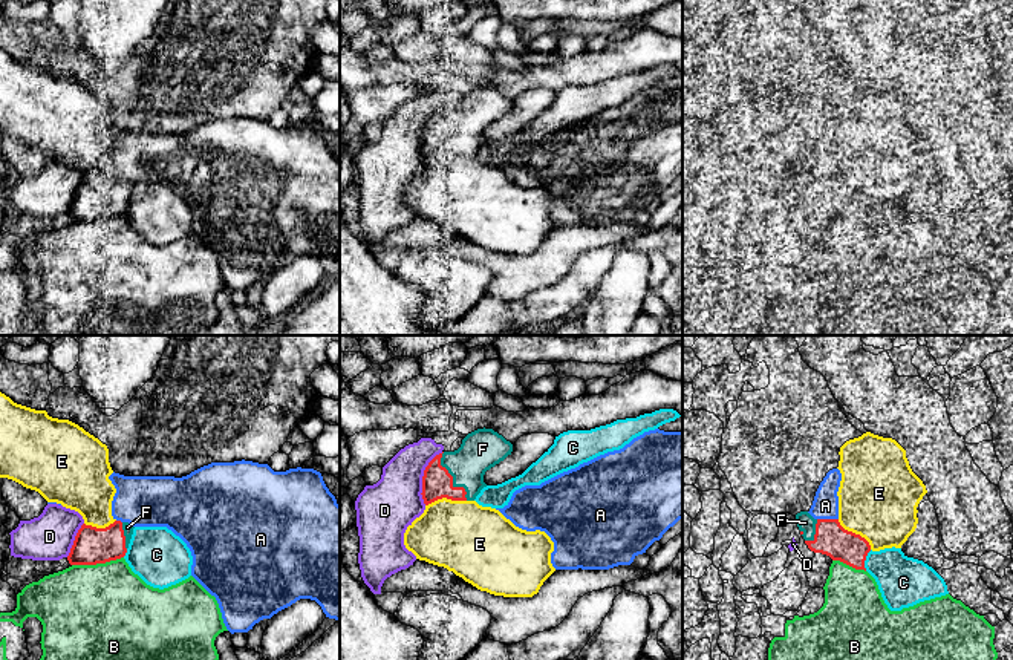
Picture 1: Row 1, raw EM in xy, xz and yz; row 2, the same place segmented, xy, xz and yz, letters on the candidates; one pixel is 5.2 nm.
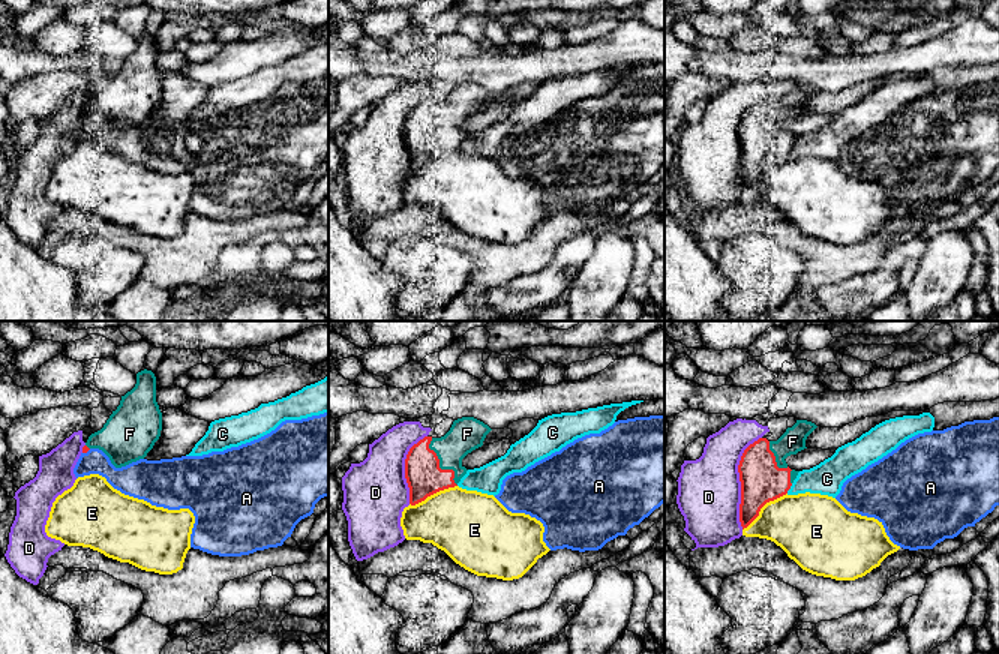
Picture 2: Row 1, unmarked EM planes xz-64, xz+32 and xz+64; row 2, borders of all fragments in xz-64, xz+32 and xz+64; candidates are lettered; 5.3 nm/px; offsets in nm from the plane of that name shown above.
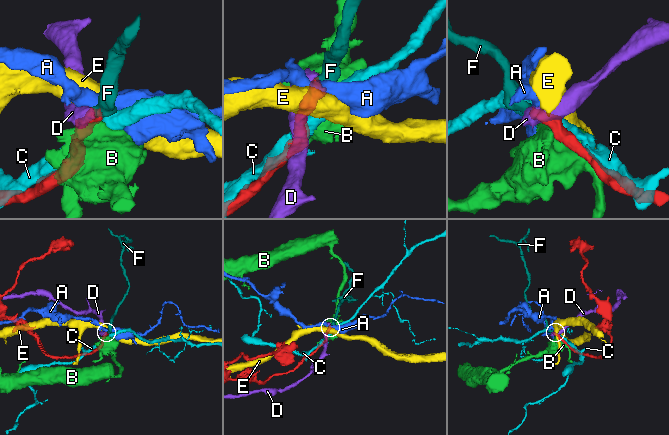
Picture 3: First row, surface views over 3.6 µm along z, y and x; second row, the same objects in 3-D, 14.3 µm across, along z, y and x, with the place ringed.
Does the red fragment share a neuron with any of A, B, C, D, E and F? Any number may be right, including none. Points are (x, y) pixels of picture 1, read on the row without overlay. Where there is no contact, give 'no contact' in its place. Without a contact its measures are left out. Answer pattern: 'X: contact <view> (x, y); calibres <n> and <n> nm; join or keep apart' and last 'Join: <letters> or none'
A: contact yz (828, 176); calibres 170 and 140 nm; keep apart
B: contact xy (97, 219); calibres 200 and 480 nm; keep apart
C: contact yz (865, 216); calibres 170 and 260 nm; keep apart
D: contact xz (423, 133); calibres 160 and 280 nm; keep apart
E: contact xz (446, 153); calibres 160 and 380 nm; keep apart
F: contact xz (452, 137); calibres 160 and 220 nm; join
Join: F

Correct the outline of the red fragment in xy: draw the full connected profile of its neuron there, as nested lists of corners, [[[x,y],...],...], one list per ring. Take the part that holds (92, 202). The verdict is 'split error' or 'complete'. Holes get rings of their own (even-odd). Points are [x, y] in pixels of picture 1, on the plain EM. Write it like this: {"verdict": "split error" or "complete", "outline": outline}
{"verdict": "split error", "outline": [[[115,178],[106,185],[83,181],[78,187],[67,217],[70,222],[96,222],[125,213],[133,182]]]}

